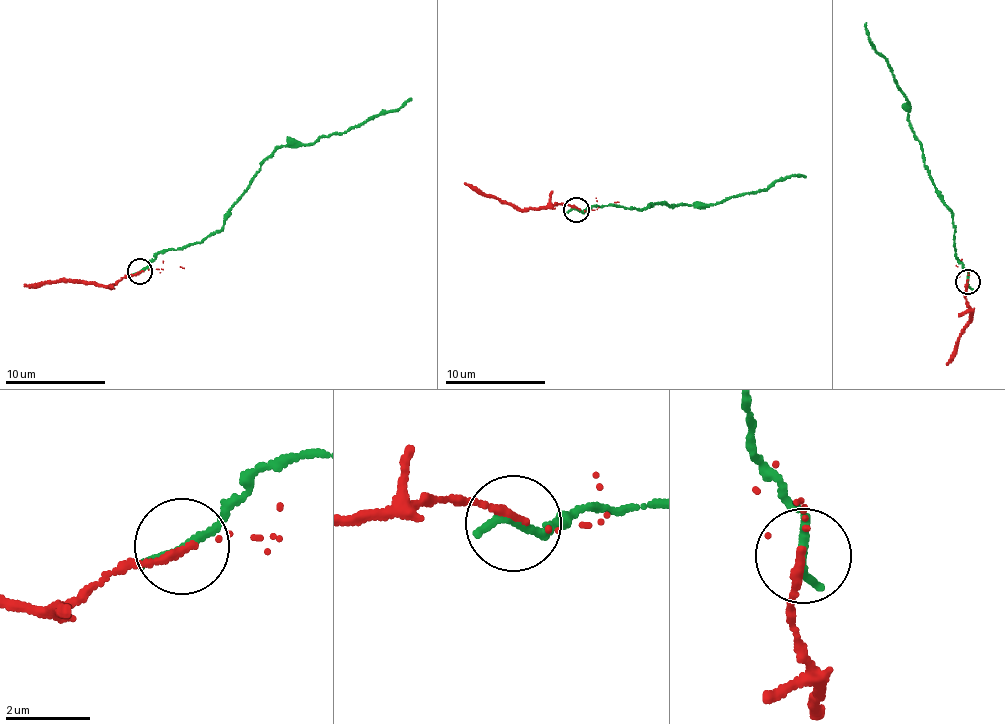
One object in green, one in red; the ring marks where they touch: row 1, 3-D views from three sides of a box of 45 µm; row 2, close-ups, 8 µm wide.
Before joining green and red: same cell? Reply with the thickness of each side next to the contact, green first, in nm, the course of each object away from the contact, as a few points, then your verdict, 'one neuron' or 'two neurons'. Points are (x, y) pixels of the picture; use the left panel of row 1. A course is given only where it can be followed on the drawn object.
240/190 nm | green via (139, 271), (161, 252), (215, 234), (280, 147), (346, 134), (411, 98) | red via (139, 273), (127, 273), (113, 284), (56, 281), (25, 286) | two neurons

